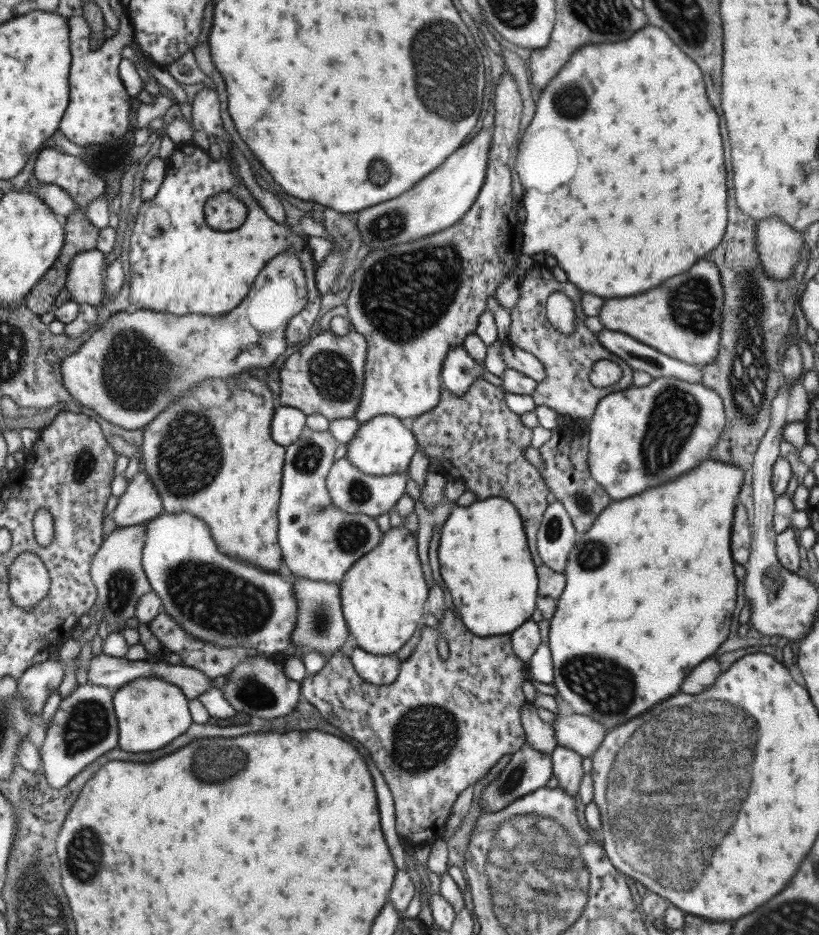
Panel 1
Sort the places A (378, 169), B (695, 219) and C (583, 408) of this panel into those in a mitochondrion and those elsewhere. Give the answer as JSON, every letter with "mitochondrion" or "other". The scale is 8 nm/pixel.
{"A":"mitochondrion","B":"other","C":"other"}

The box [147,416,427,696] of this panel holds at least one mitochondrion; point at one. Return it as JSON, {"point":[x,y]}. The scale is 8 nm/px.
{"point":[213,599]}

